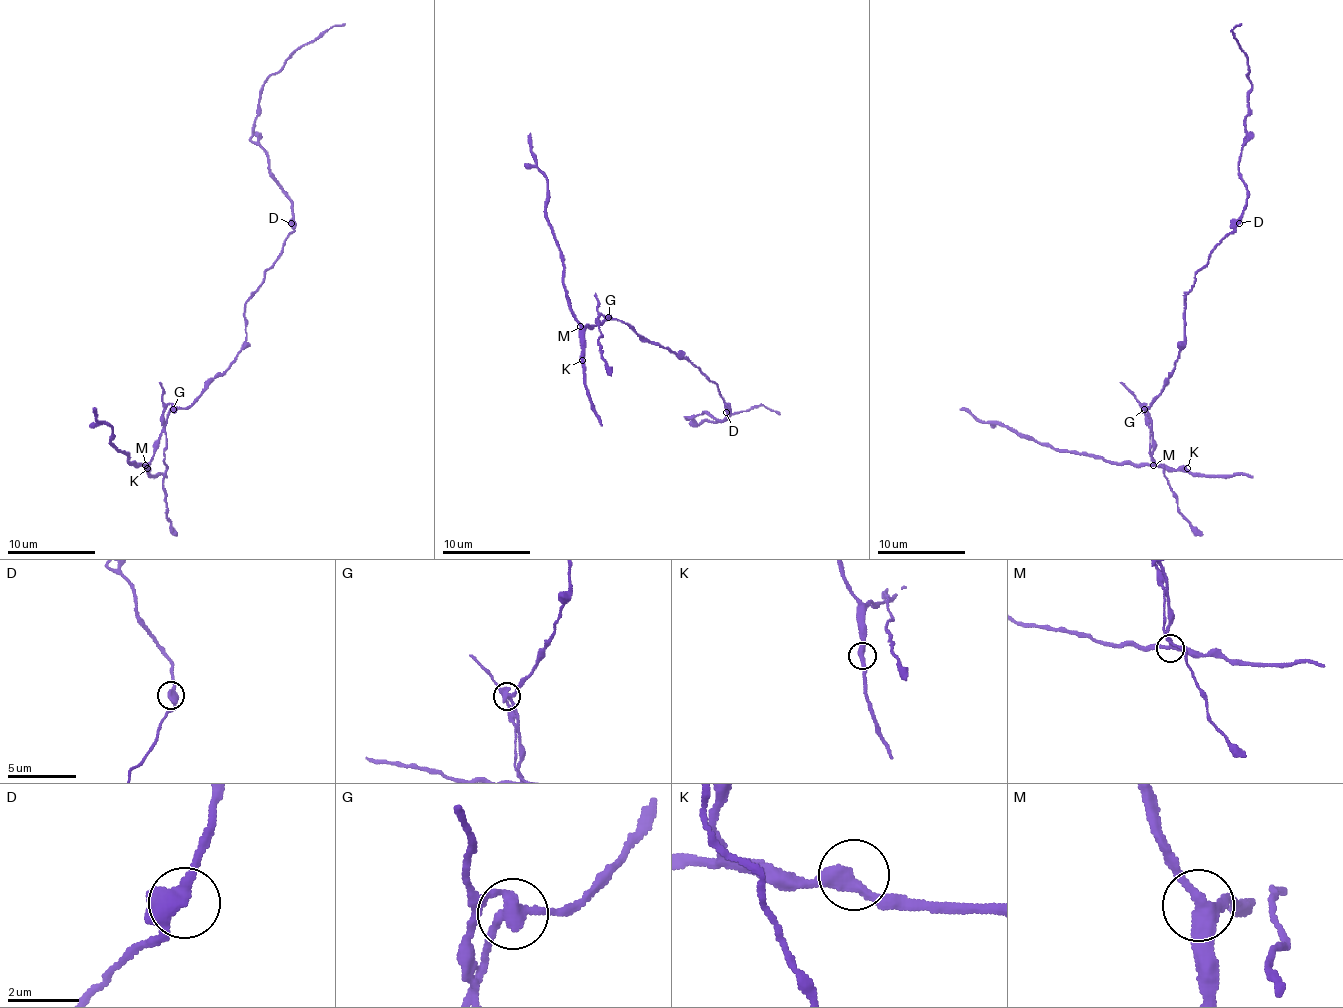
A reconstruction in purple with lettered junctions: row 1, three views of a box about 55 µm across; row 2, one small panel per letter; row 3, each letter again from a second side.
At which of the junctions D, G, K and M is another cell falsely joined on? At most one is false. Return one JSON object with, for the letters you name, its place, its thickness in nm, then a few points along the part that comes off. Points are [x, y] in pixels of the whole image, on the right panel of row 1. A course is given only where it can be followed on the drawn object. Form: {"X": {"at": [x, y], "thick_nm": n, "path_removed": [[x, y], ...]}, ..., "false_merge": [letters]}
{"G": {"at": [1144, 409], "thick_nm": 300, "path_removed": [[1145, 408], [1149, 454], [1162, 468], [1178, 512], [1202, 536]]}, "false_merge": ["G"]}

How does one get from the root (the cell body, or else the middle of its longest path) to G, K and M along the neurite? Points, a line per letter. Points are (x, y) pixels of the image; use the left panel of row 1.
G: (245, 333), (247, 340), (236, 360), (189, 406), (174, 408)
K: (245, 333), (247, 340), (236, 360), (189, 406), (174, 408), (170, 412), (159, 448), (147, 468)
M: (245, 333), (247, 340), (236, 360), (189, 406), (174, 408), (170, 412), (159, 448), (145, 465)

